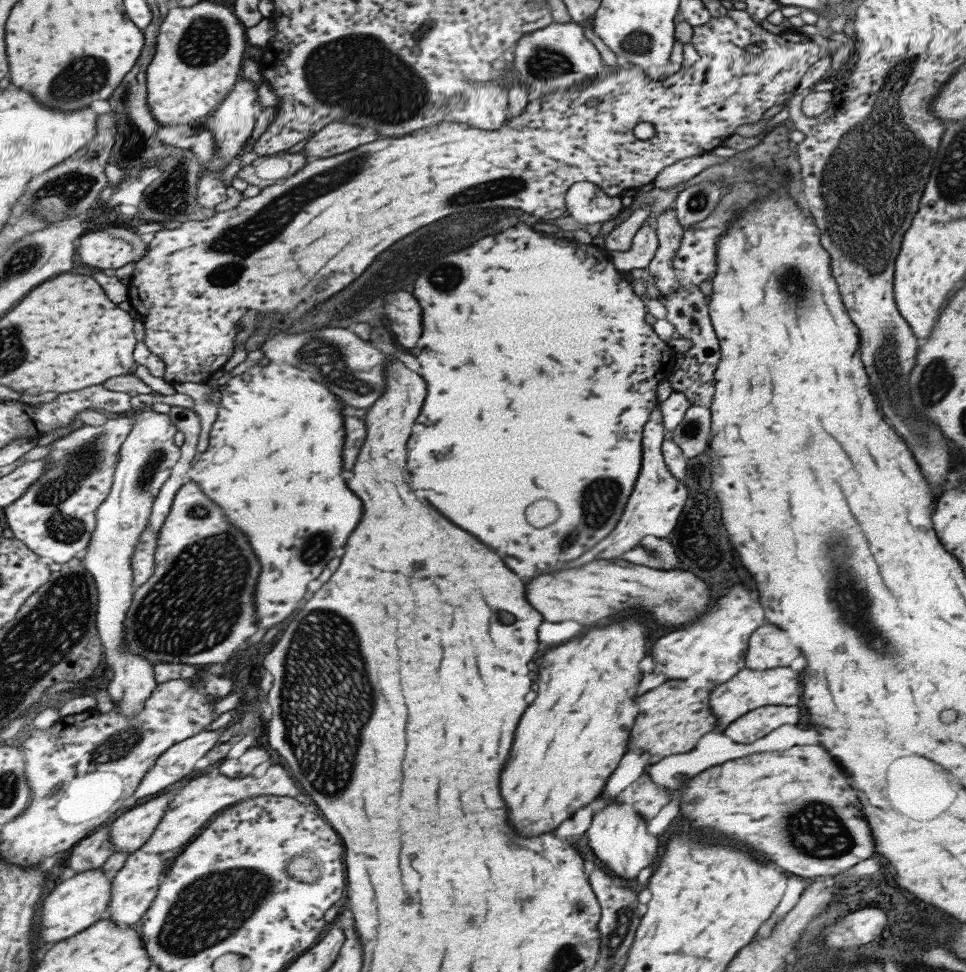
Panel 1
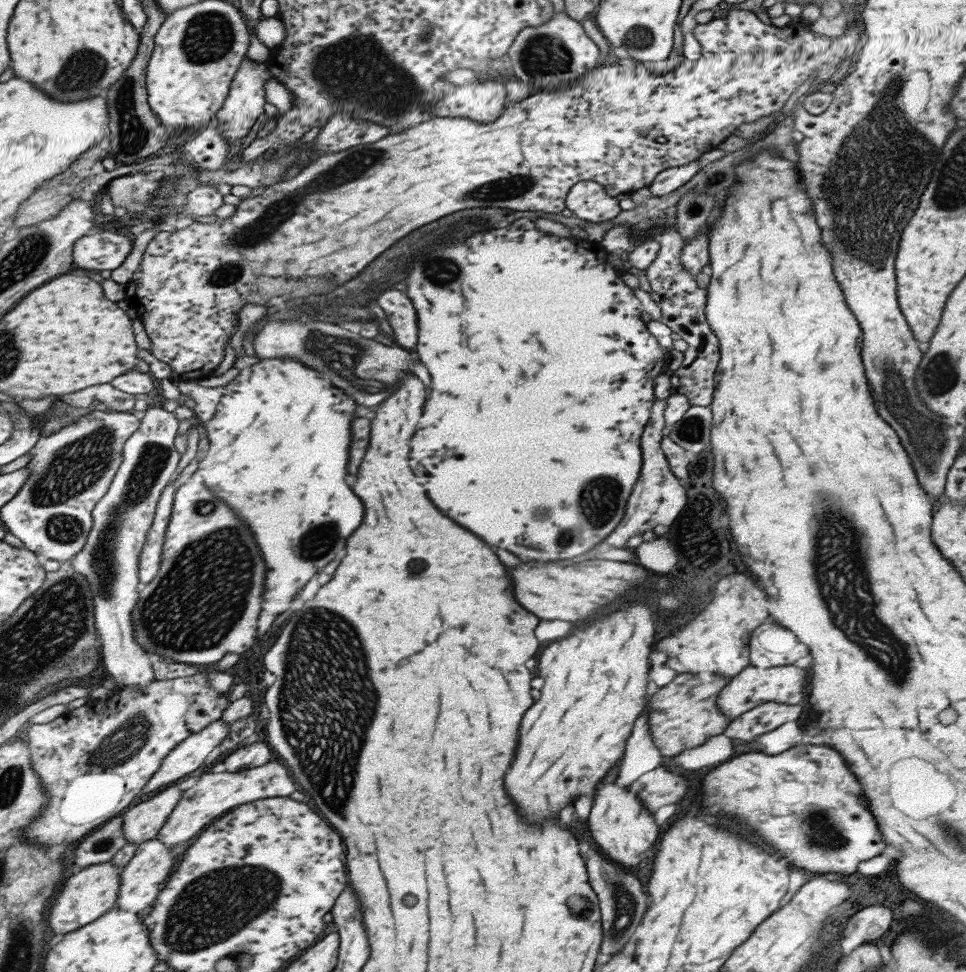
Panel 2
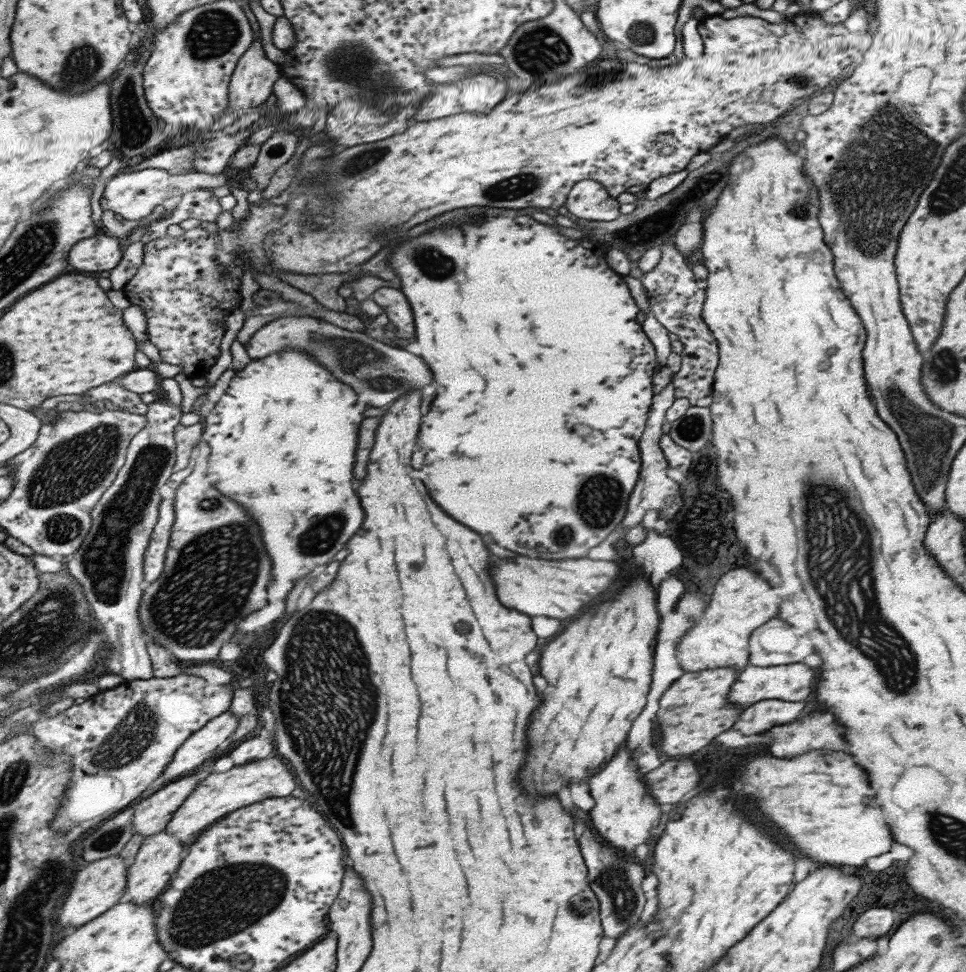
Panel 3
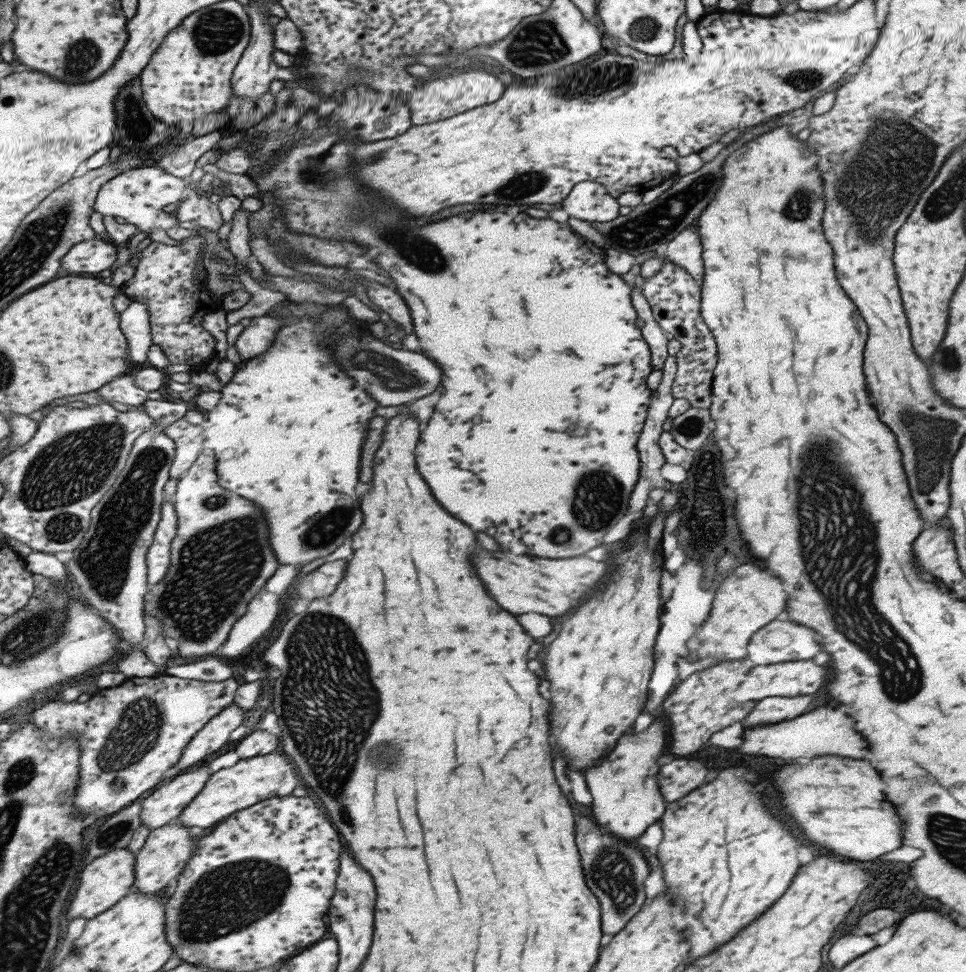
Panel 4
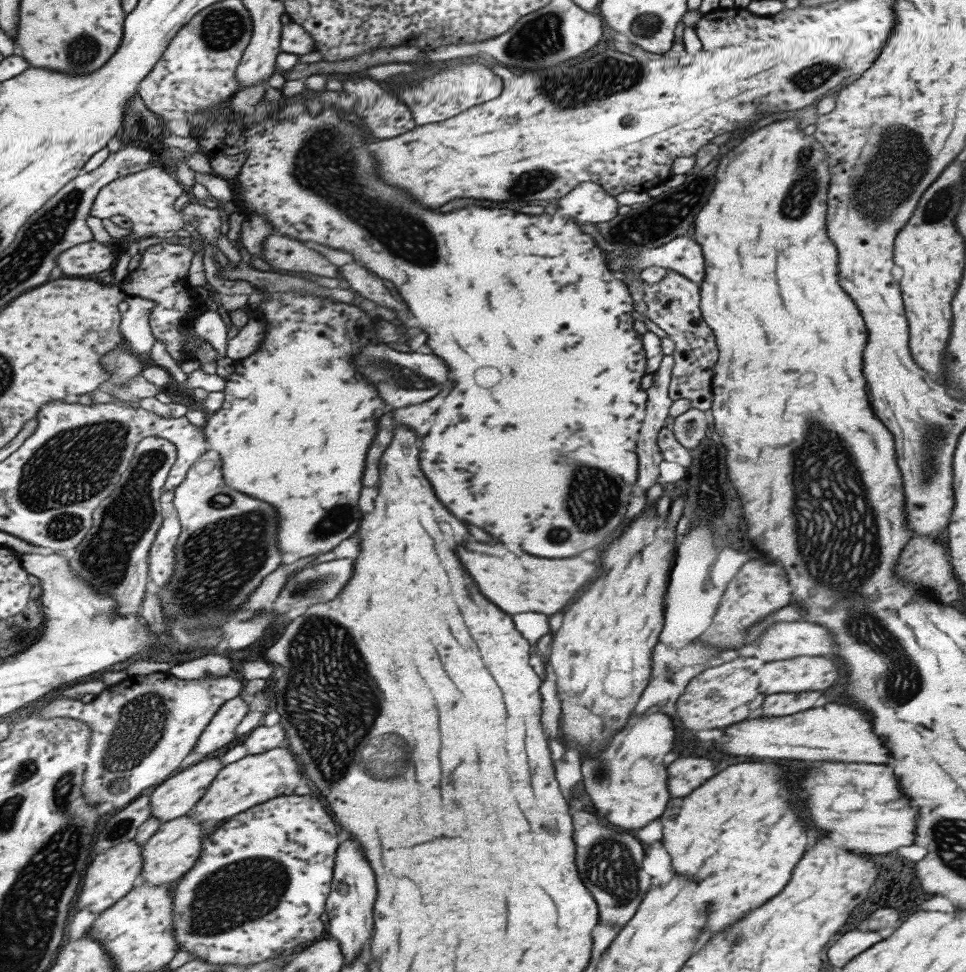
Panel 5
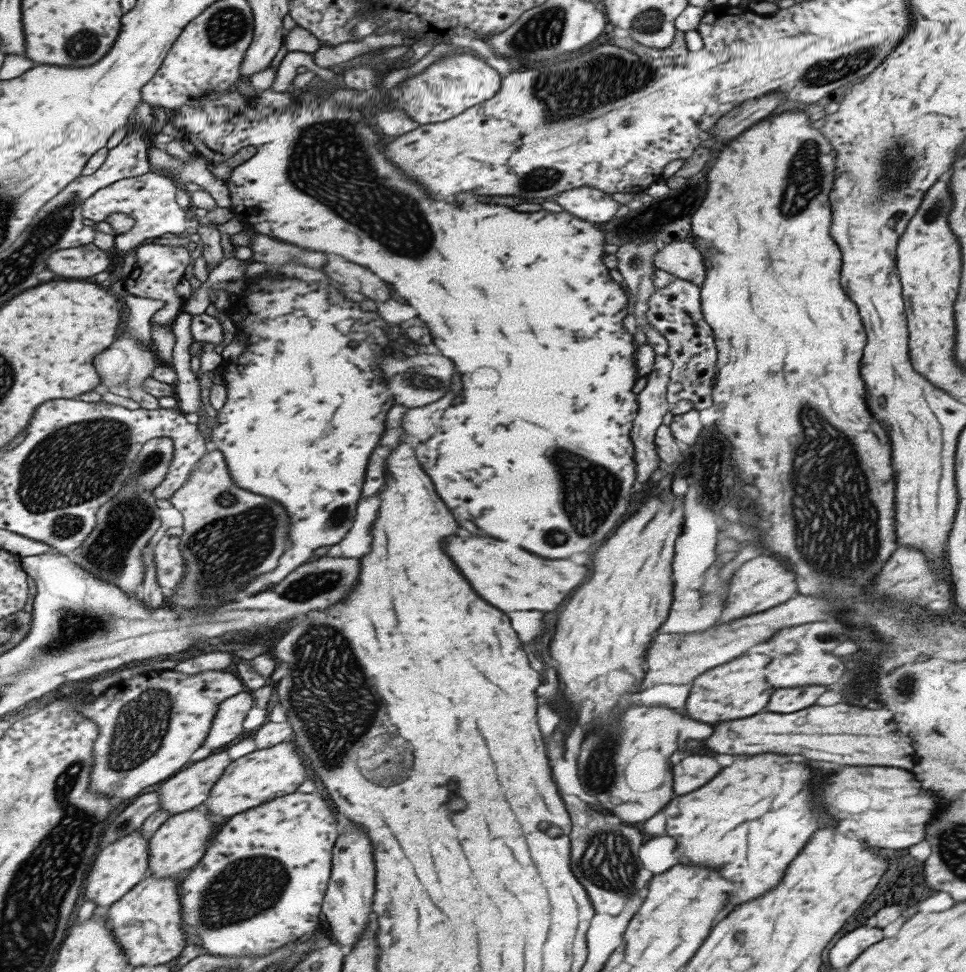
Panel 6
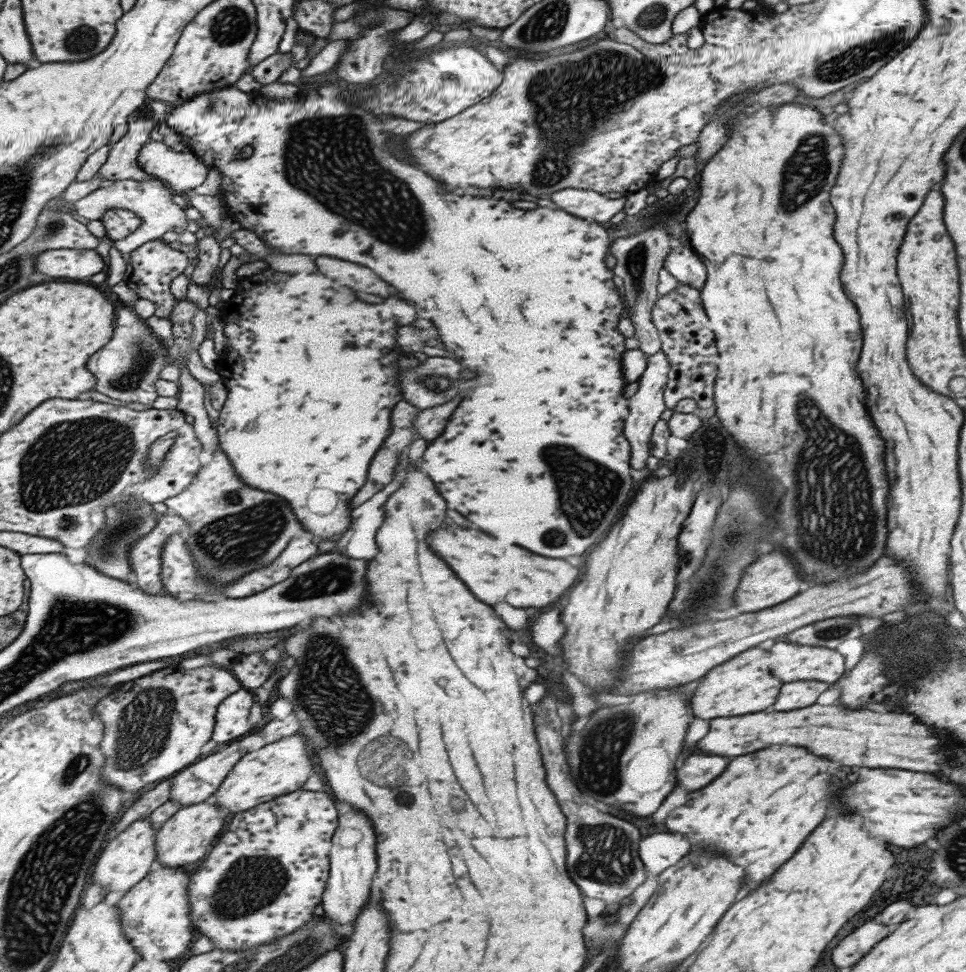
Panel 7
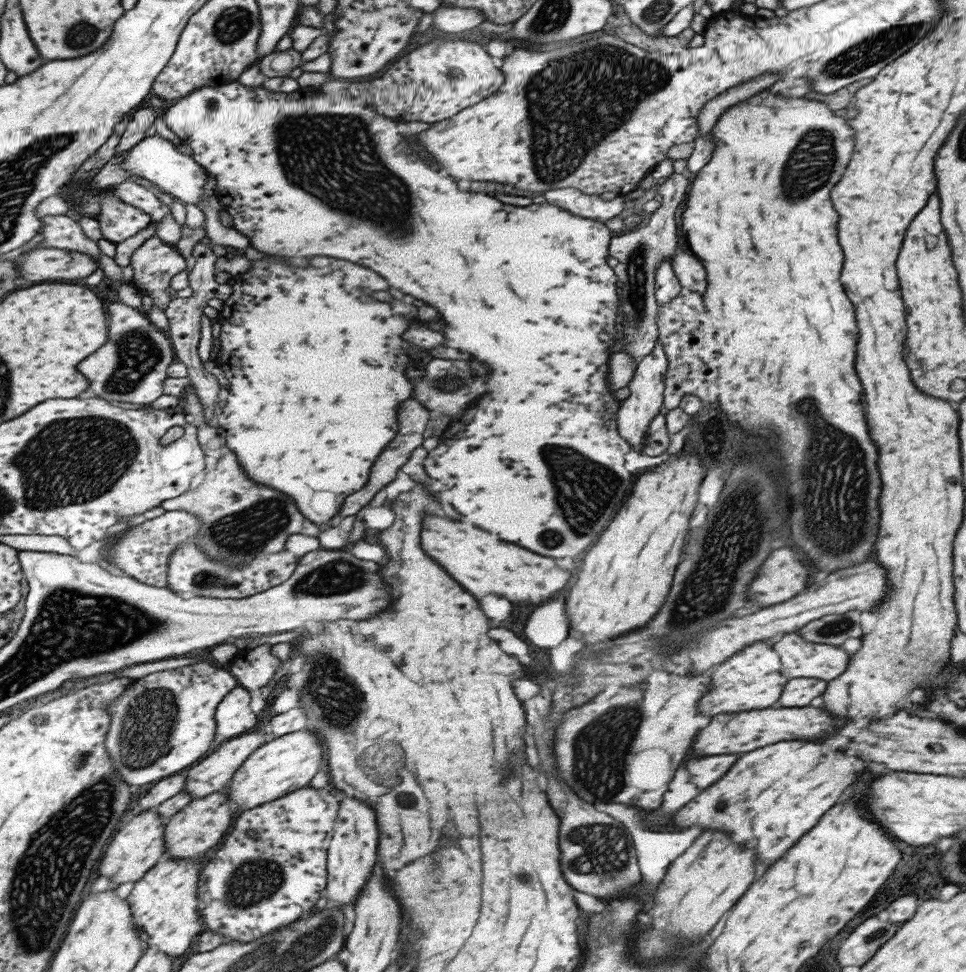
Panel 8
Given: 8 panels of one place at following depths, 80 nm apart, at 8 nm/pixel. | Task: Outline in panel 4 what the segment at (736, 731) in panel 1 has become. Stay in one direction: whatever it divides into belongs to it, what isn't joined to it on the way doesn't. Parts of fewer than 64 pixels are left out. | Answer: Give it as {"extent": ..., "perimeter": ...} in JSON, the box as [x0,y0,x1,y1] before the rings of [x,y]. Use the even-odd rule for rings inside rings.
{"extent":[743,696,813,726],"perimeter":[[[795,696],[795,698],[763,698],[755,704],[751,714],[743,720],[743,726],[759,726],[771,722],[783,722],[805,712],[813,696]]]}

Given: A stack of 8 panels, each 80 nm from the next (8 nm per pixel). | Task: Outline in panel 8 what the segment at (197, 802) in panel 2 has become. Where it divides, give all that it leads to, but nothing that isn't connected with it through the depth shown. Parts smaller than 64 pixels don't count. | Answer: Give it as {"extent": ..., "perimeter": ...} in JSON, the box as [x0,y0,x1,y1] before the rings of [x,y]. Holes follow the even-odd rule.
{"extent":[225,730,324,810],"perimeter":[[[297,730],[291,734],[278,736],[269,742],[258,746],[242,765],[232,774],[225,786],[225,791],[229,800],[241,810],[255,808],[263,802],[271,802],[275,798],[282,798],[283,795],[291,791],[303,788],[314,774],[321,768],[324,768],[324,746],[320,740],[317,740],[315,734],[307,730]]]}

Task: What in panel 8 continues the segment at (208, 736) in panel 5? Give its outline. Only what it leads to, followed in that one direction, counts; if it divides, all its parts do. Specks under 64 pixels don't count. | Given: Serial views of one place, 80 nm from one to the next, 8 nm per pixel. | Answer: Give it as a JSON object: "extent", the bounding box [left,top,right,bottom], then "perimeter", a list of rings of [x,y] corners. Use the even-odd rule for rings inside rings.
{"extent":[210,687,257,748],"perimeter":[[[243,687],[232,688],[216,706],[216,729],[210,747],[217,748],[223,741],[249,730],[257,720],[255,716],[249,709],[249,693]]]}

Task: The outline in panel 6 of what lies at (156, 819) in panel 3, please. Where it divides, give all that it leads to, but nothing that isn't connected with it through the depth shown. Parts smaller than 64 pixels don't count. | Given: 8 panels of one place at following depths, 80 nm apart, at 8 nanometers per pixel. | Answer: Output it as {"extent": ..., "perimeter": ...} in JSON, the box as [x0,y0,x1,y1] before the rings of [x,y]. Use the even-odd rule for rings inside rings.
{"extent":[158,751,232,815],"perimeter":[[[227,751],[187,764],[158,785],[159,809],[171,815],[191,810],[207,799],[211,787],[232,760]]]}

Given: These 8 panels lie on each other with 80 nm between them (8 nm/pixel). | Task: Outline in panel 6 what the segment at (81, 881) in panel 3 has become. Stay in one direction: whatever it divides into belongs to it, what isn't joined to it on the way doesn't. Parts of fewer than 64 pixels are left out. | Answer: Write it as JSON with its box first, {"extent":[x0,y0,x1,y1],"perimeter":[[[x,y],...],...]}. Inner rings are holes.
{"extent":[85,829,148,911],"perimeter":[[[135,829],[99,851],[94,865],[91,866],[91,874],[87,877],[85,893],[87,900],[95,902],[96,911],[113,905],[142,880],[148,871],[147,856],[148,840],[143,839],[140,829]]]}

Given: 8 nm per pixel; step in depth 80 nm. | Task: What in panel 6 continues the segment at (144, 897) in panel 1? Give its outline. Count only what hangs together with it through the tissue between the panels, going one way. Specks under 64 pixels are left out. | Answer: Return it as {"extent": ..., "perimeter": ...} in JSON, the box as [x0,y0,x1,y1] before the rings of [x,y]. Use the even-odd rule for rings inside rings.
{"extent":[147,806,213,878],"perimeter":[[[200,806],[167,817],[148,840],[147,874],[157,878],[175,877],[179,872],[192,868],[203,856],[207,840],[213,832],[209,813]]]}

